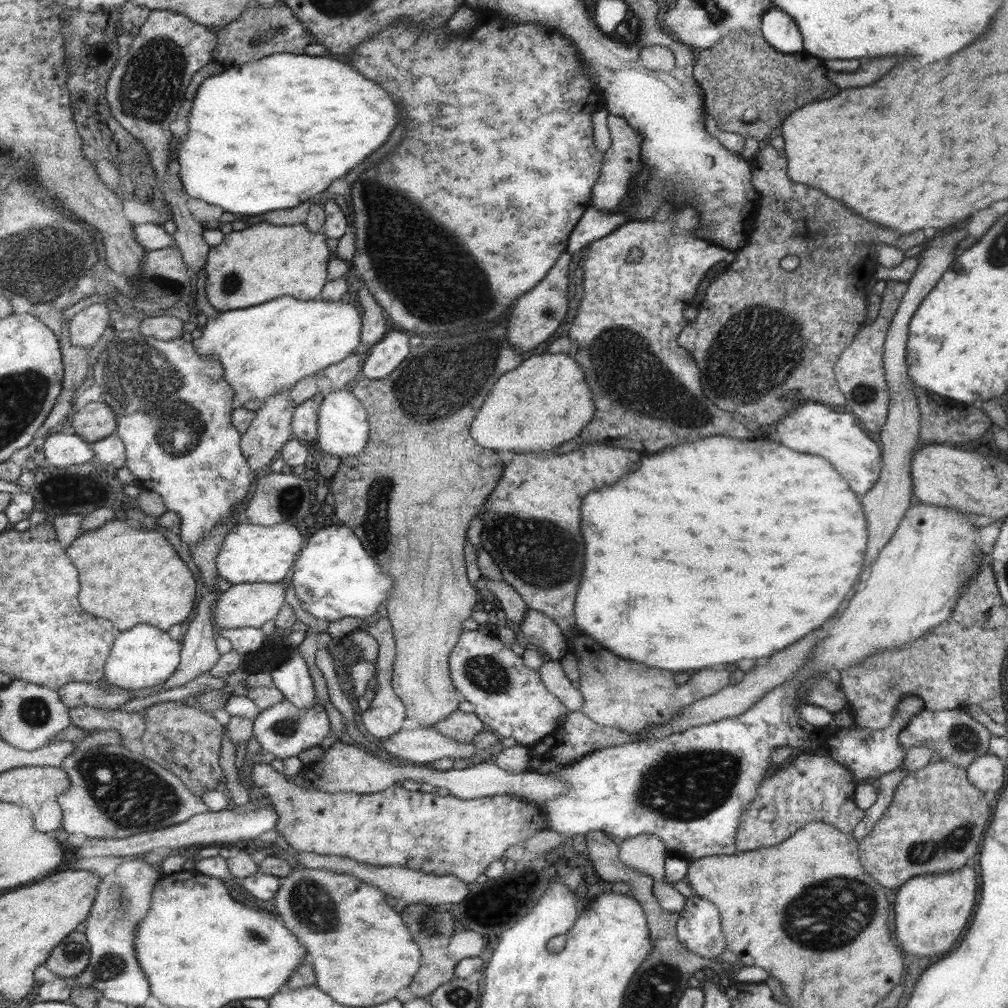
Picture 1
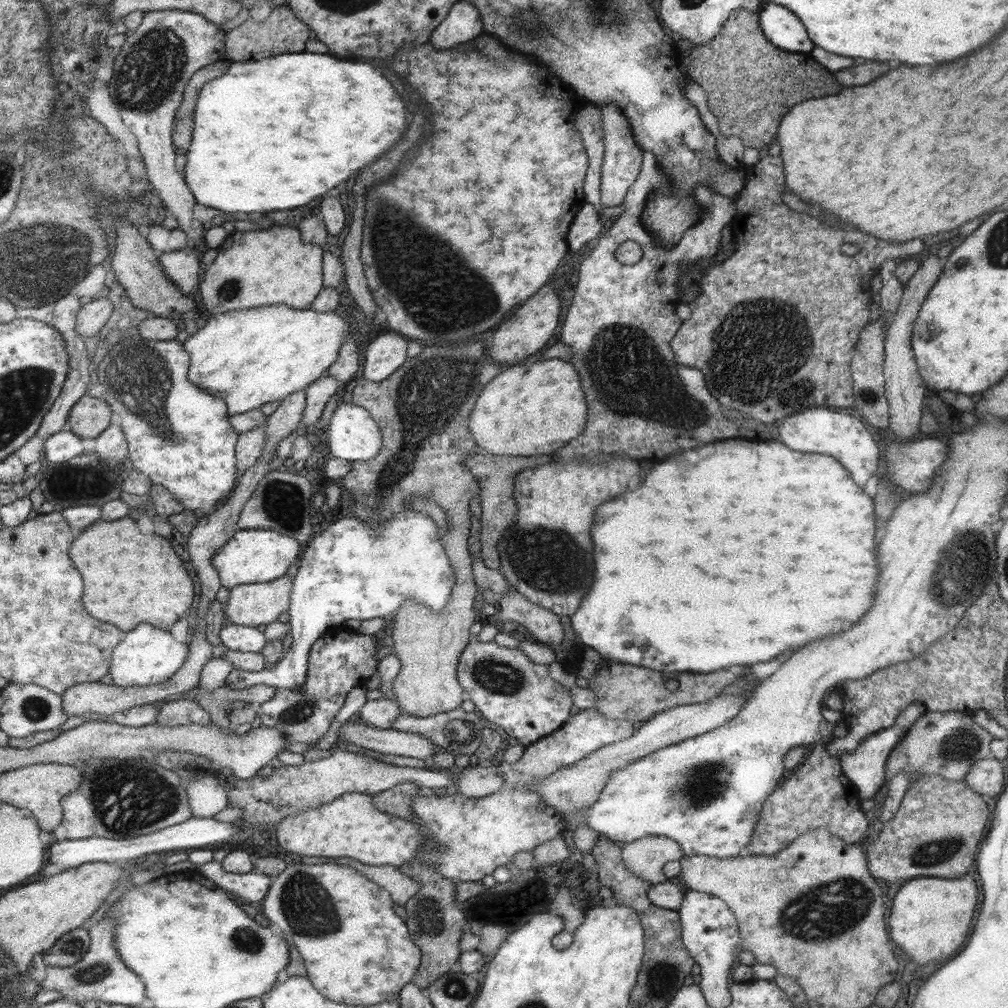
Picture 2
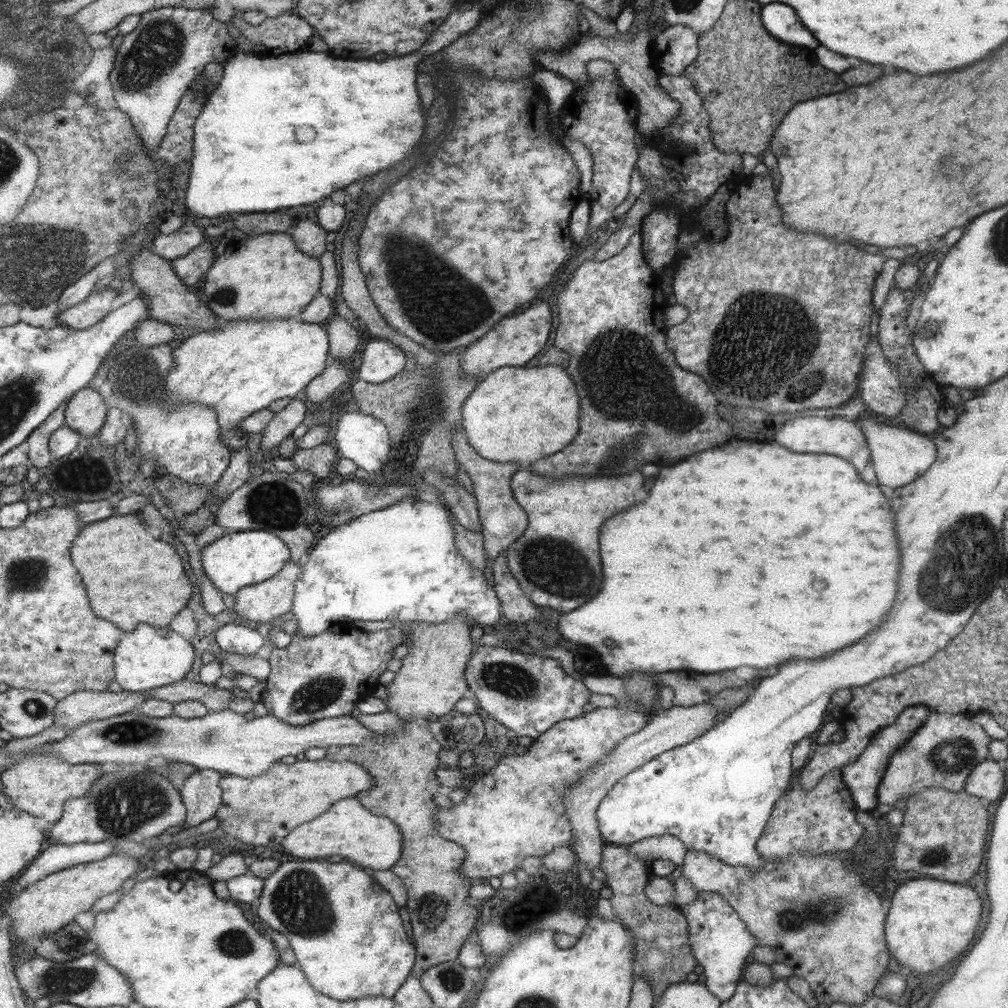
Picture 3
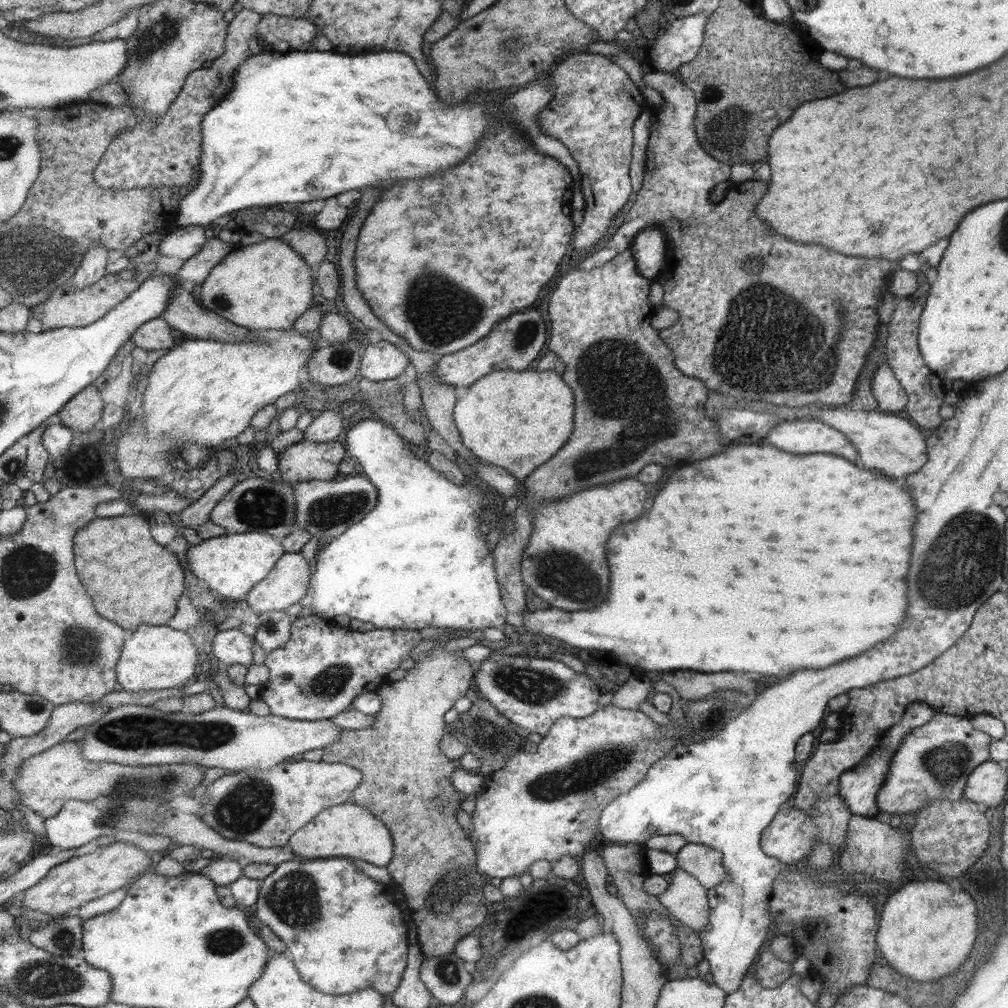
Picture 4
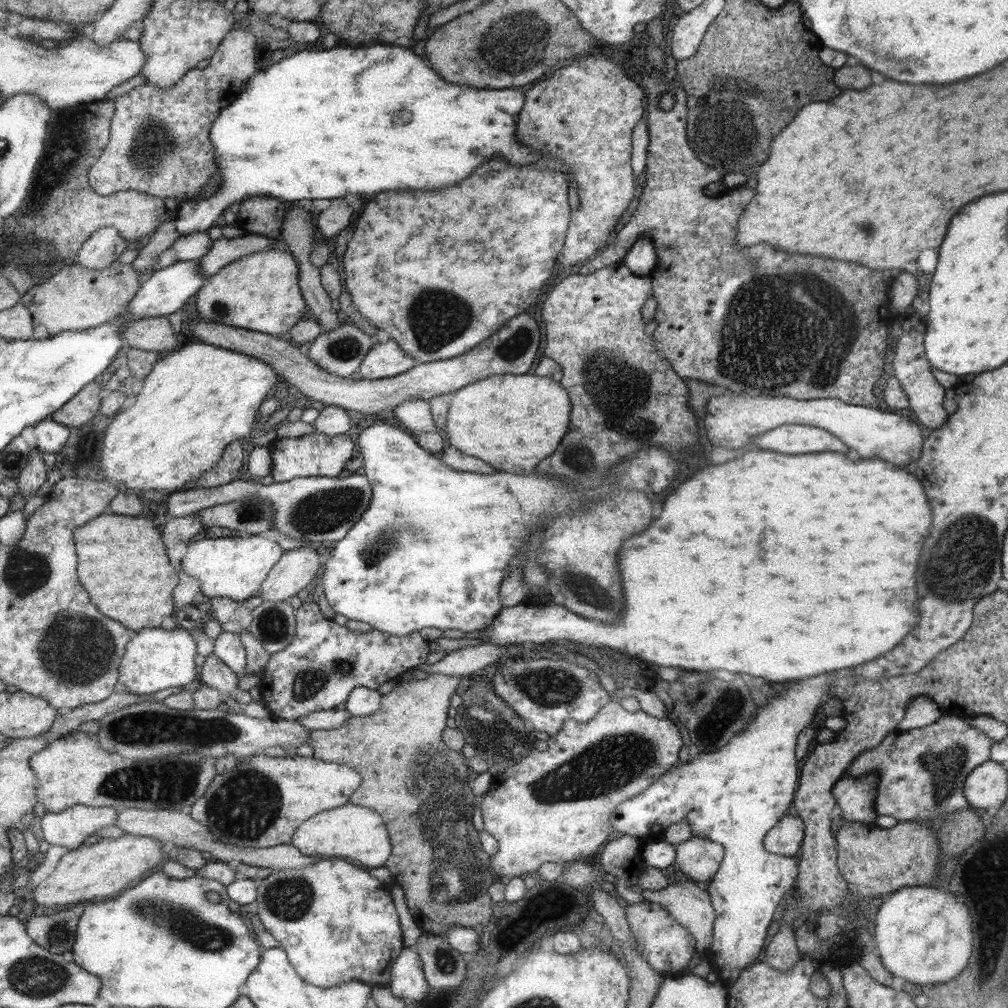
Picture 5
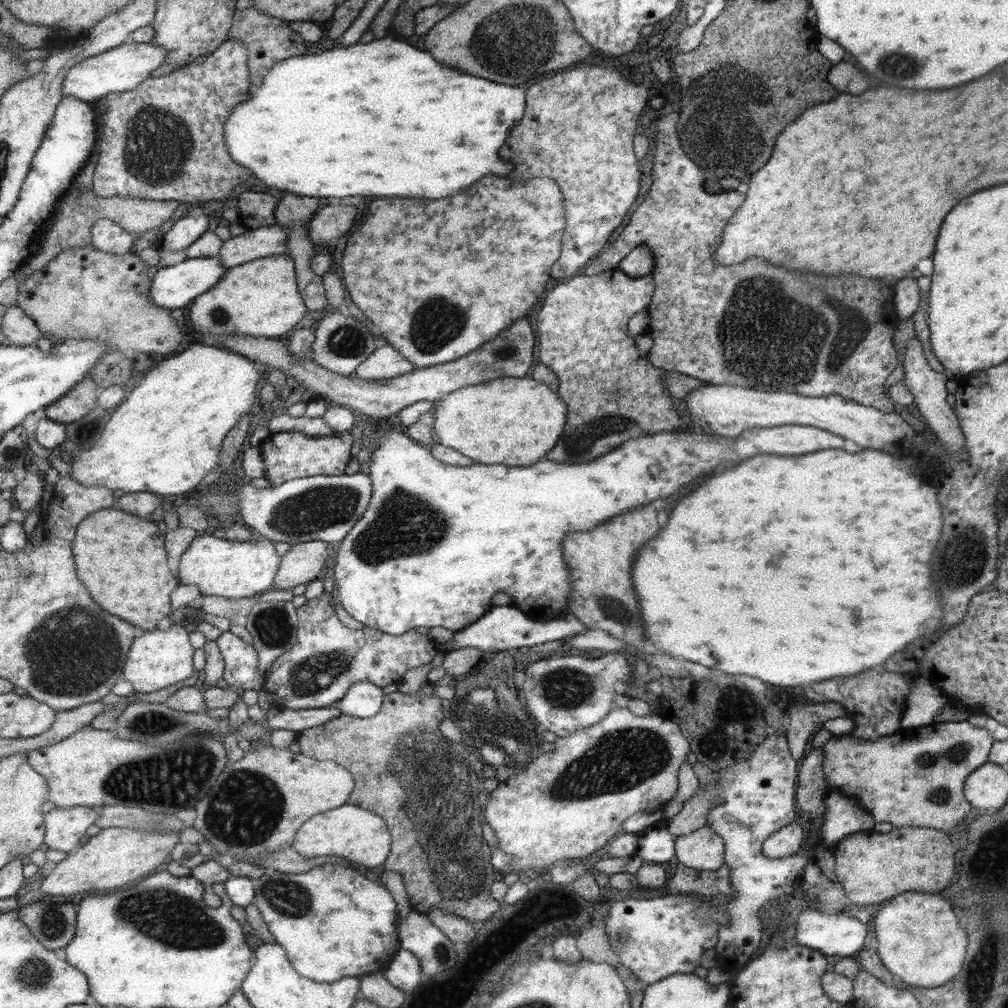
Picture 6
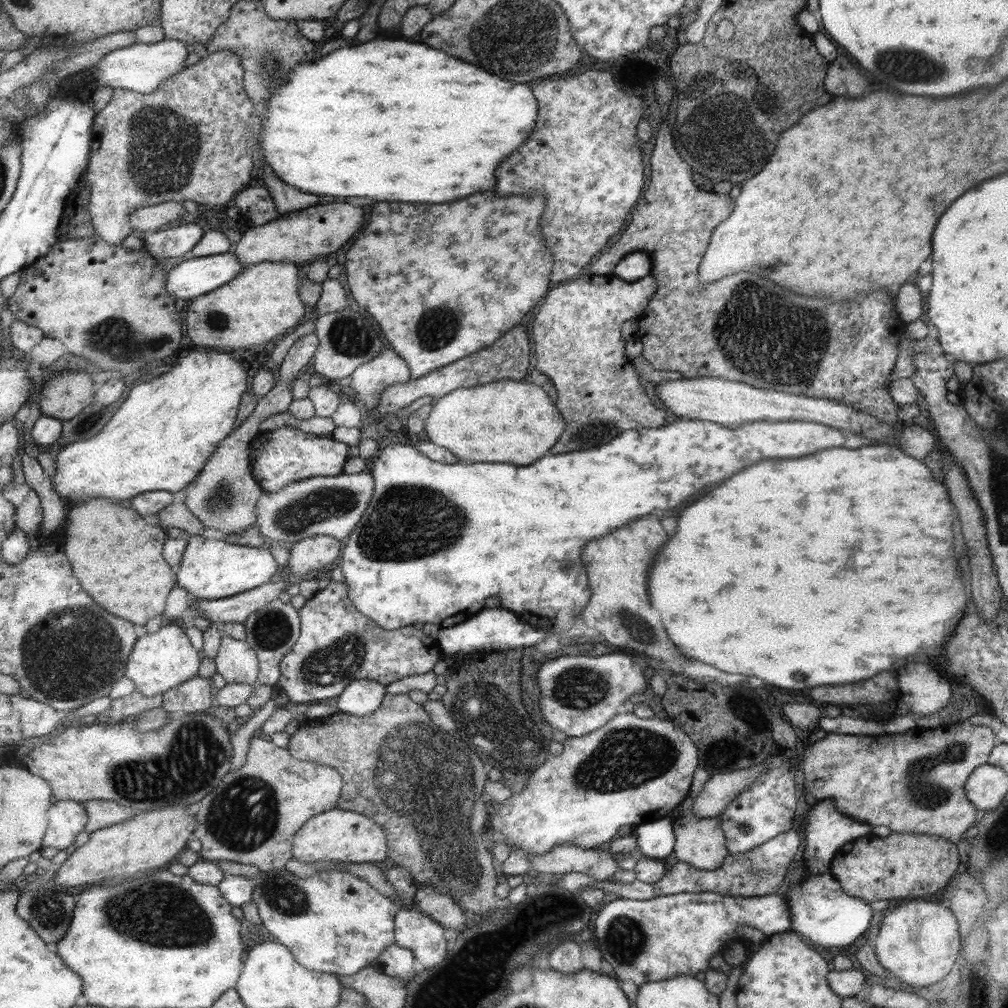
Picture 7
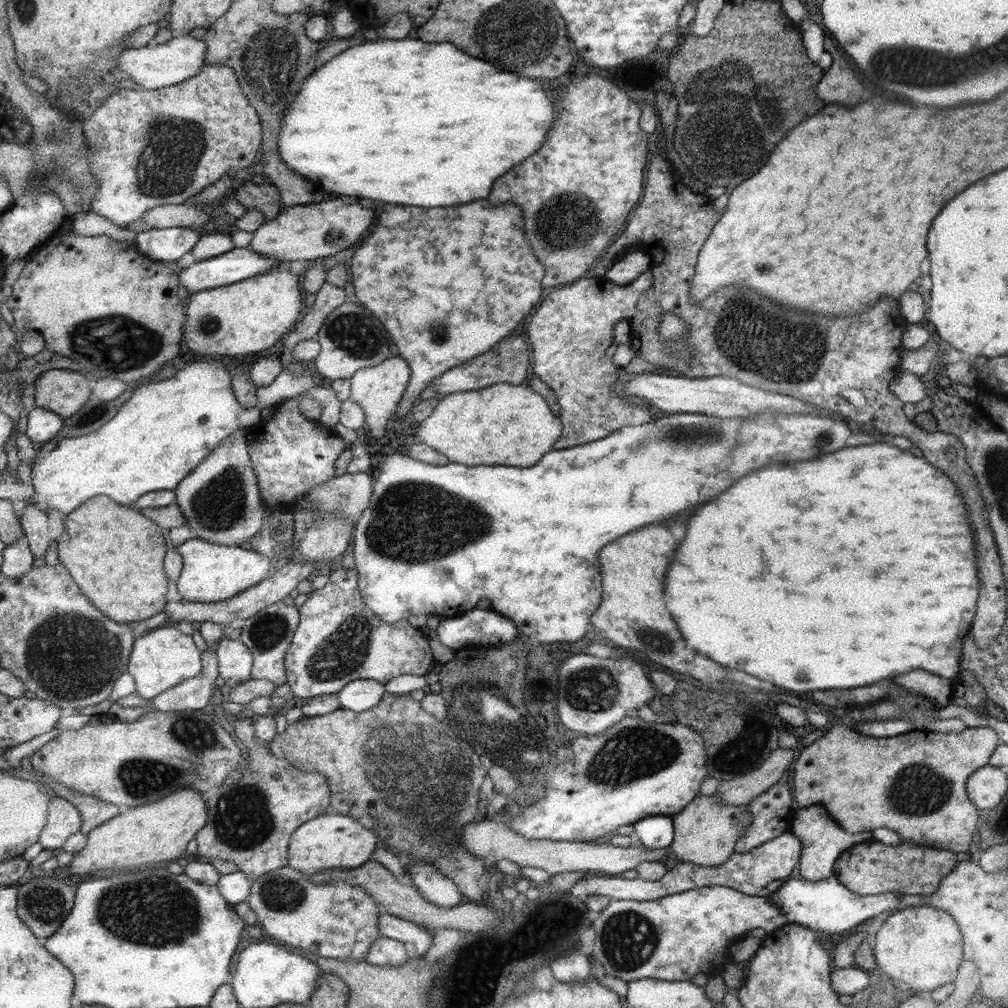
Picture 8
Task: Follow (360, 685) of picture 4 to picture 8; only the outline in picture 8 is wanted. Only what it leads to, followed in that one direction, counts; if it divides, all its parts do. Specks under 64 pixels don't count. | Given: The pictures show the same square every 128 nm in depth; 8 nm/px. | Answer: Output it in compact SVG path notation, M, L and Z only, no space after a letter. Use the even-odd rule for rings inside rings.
M341 567L331 571L325 585L306 595L306 600L297 609L298 626L284 655L286 684L291 688L292 696L309 698L337 694L349 682L357 680L373 680L384 686L400 674L425 677L431 654L423 632L411 628L405 618L389 625L373 615L361 598L355 569Z

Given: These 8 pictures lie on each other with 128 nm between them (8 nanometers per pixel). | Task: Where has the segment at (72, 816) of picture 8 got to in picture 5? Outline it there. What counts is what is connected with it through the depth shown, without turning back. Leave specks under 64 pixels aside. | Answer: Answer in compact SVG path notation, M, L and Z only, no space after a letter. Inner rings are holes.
M77 804L60 813L46 812L39 834L48 844L70 850L83 846L85 838L99 828L114 825L118 812L115 808L93 808Z

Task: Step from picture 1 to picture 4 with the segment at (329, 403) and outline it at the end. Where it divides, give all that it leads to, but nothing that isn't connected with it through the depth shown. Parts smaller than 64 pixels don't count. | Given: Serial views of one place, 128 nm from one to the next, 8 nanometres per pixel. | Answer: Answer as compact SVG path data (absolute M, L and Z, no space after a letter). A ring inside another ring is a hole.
M363 419L357 424L349 427L344 434L344 446L347 448L347 455L356 462L357 472L362 473L366 479L376 487L377 500L375 506L357 523L351 525L343 534L337 538L331 538L327 543L315 554L315 571L309 579L309 590L303 598L298 602L301 608L307 606L311 608L311 616L325 620L333 620L335 616L347 616L349 619L360 620L373 625L375 629L393 630L415 630L419 631L424 628L440 628L443 630L461 629L461 630L482 630L492 627L503 627L505 624L505 615L507 608L504 606L500 598L499 581L496 578L495 555L492 550L485 545L485 535L480 534L480 525L486 520L485 508L490 502L497 501L502 503L503 497L499 496L497 491L493 491L489 486L479 488L473 484L453 483L434 469L426 461L426 457L422 457L419 452L413 452L411 446L405 444L404 440L386 423L379 420Z

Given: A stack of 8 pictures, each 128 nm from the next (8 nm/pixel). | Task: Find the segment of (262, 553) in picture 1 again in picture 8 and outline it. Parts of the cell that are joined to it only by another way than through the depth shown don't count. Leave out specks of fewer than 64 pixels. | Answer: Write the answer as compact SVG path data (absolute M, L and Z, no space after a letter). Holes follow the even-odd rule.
M192 535L174 549L182 556L182 569L176 580L176 589L180 598L187 602L207 604L235 597L242 590L263 581L268 576L271 566L271 560L257 552L205 542L203 538L195 538Z

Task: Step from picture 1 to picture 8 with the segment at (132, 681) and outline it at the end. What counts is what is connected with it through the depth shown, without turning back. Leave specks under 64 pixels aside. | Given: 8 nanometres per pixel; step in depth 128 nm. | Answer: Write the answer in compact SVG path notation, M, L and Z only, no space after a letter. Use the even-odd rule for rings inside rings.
M164 625L151 629L133 642L128 671L135 684L135 693L149 701L157 697L157 694L197 677L202 668L199 650L191 642L191 636L185 636L177 629Z

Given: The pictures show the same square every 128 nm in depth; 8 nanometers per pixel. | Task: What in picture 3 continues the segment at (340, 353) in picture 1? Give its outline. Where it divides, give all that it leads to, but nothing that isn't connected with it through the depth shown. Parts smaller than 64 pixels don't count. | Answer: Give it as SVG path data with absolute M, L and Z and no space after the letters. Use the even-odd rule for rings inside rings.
M275 318L270 320L227 320L215 330L195 332L180 342L173 350L175 368L164 382L164 404L187 404L197 402L215 410L219 429L237 426L253 412L267 409L274 400L294 397L308 382L323 372L328 356L328 333L323 322L301 322L297 318Z

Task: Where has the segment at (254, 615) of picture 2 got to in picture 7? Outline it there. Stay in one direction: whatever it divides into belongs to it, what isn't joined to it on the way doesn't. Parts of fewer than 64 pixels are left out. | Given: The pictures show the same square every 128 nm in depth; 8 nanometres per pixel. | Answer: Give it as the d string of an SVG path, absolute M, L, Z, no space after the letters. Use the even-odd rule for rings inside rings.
M315 535L298 540L290 549L286 570L288 577L294 578L295 582L306 578L305 572L311 568L321 568L331 564L339 556L339 548L342 544L332 536Z

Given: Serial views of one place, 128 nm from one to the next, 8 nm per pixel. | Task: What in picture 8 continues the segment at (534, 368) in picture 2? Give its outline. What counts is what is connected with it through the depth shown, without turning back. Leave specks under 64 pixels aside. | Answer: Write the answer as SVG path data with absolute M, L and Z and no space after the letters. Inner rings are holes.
M497 383L484 389L442 396L431 415L418 423L416 432L423 444L432 447L439 454L445 454L449 462L465 466L530 467L541 460L545 452L553 449L552 446L562 433L562 422L549 412L549 408L546 399L525 384Z

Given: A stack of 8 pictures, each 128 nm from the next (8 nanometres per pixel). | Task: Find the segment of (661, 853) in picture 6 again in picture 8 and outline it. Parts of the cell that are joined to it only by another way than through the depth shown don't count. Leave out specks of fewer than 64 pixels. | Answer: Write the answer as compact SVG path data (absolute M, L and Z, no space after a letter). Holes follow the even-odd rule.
M651 816L634 822L633 828L639 842L646 849L667 848L673 840L672 817Z

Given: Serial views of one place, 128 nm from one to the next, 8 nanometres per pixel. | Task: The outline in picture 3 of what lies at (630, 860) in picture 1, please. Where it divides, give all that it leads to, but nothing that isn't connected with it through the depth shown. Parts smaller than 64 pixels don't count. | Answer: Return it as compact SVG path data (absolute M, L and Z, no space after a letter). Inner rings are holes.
M670 834L641 839L629 844L627 850L632 858L642 860L647 866L656 860L668 860L677 868L682 866L687 851L684 844Z

